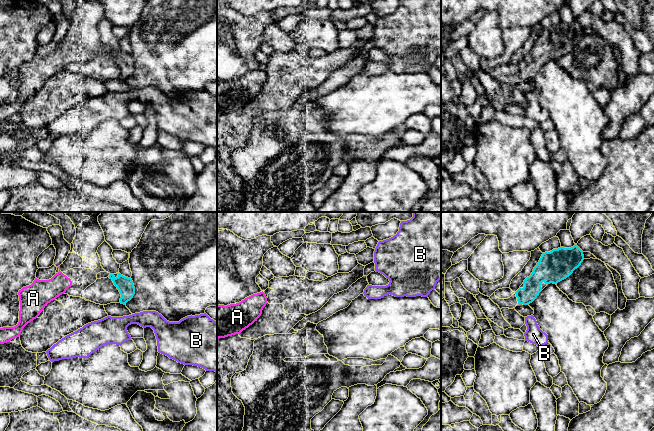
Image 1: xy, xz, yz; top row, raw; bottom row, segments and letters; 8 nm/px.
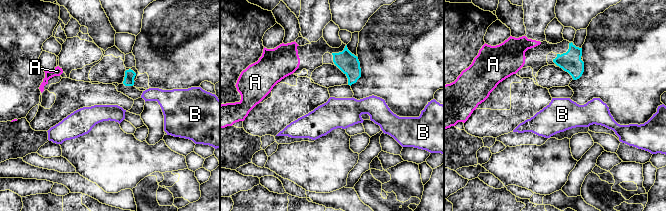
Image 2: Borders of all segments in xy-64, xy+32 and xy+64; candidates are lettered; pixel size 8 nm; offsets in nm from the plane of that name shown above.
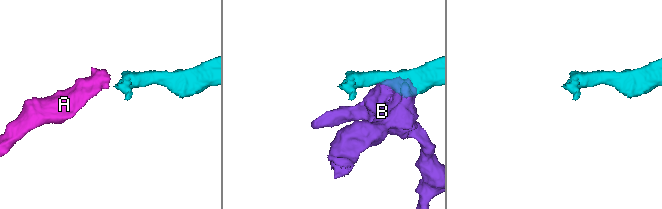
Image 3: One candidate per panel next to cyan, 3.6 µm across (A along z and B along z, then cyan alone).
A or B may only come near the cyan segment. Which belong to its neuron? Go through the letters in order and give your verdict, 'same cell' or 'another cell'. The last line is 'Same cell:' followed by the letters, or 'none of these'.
A: same cell
B: another cell
Same cell: A

